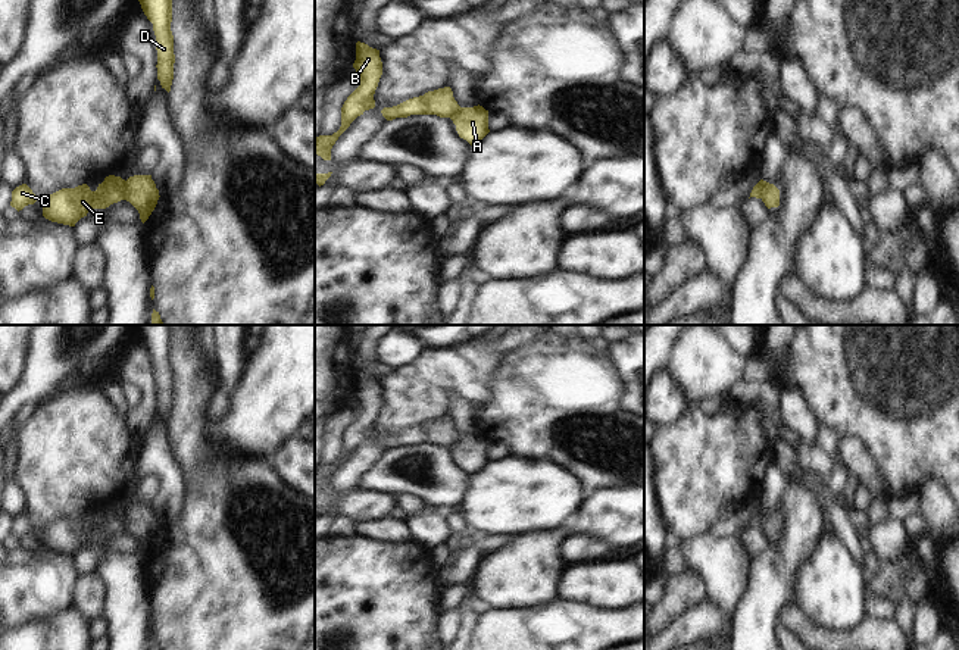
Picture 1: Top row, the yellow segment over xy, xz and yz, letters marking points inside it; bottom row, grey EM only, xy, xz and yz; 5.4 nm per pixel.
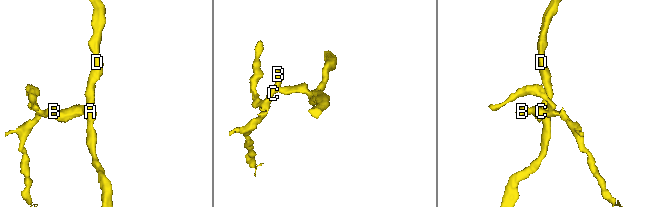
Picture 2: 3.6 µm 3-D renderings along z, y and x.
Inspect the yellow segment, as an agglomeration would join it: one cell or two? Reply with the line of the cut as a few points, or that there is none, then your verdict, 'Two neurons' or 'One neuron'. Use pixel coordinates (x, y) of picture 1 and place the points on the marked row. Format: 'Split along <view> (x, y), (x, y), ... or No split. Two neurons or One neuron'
Split along xy (127, 181), (124, 199). Two neurons

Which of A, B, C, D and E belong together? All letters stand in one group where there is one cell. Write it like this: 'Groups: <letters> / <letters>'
Groups: A D / B C E

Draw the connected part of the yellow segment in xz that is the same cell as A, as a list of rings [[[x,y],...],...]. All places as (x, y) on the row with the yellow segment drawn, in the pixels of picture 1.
[[[482,106],[460,107],[452,118],[460,138],[478,144],[488,132],[488,110]]]

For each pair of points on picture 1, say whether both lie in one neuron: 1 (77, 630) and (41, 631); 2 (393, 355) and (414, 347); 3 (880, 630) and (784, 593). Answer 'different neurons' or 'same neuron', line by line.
1: same neuron
2: same neuron
3: different neurons

